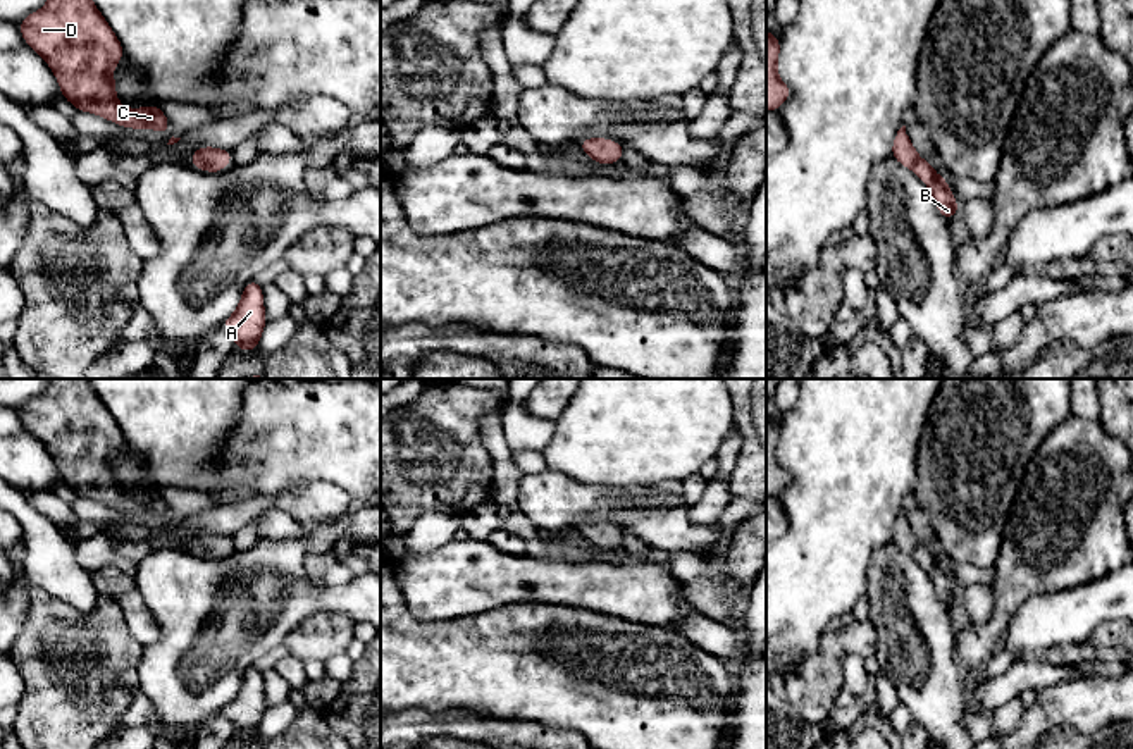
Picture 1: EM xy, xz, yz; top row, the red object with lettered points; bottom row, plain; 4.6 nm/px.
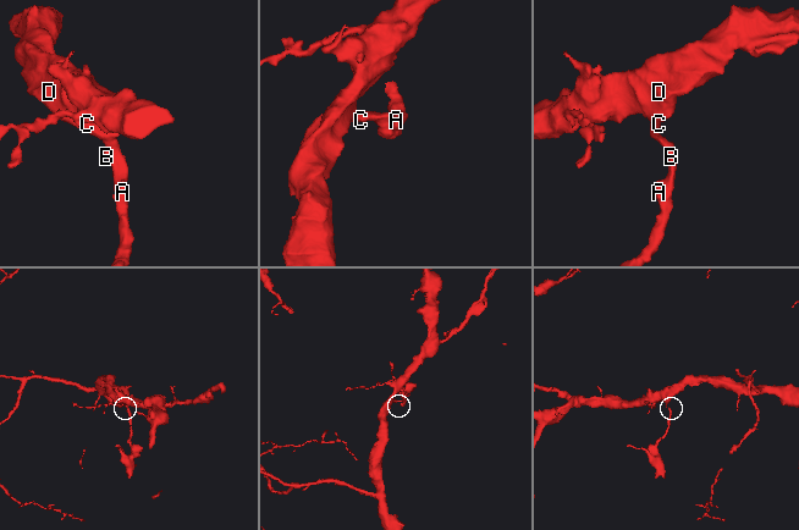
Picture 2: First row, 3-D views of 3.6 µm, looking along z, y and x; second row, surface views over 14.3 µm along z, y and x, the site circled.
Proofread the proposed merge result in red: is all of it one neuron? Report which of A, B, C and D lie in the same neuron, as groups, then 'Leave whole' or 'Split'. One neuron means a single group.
Groups: A B C D. Leave whole

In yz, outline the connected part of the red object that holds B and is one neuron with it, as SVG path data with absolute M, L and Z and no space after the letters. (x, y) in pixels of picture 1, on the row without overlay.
M902 511L894 523L892 542L901 551L909 553L928 572L938 597L945 606L950 606L959 597L959 591L947 572L945 563L937 561L933 551L918 542L916 534L906 518L906 511Z

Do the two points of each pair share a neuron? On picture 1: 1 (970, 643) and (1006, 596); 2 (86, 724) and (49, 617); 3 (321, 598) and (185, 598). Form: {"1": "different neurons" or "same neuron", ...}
{"1": "same neuron", "2": "same neuron", "3": "same neuron"}

